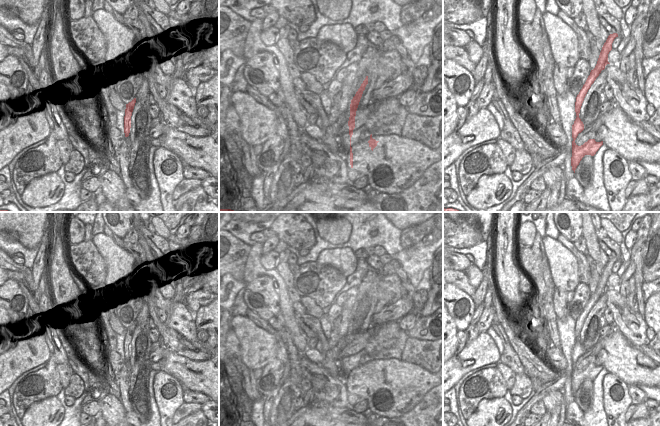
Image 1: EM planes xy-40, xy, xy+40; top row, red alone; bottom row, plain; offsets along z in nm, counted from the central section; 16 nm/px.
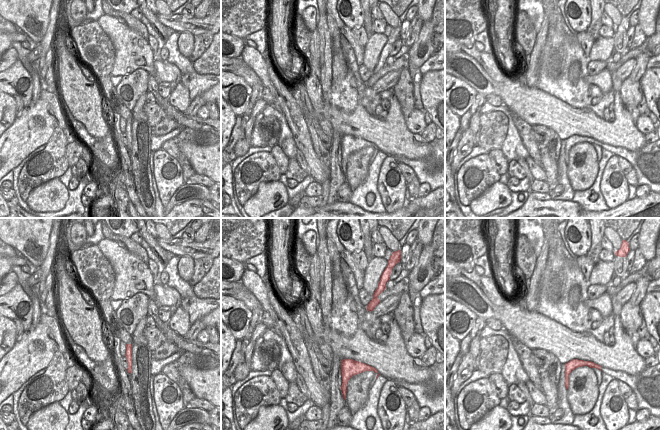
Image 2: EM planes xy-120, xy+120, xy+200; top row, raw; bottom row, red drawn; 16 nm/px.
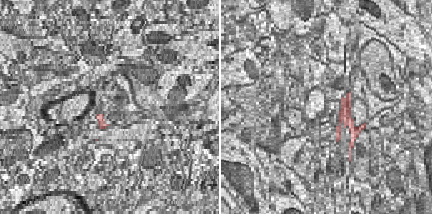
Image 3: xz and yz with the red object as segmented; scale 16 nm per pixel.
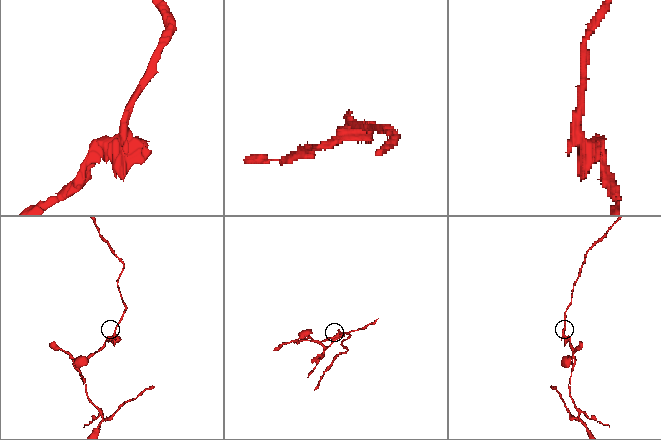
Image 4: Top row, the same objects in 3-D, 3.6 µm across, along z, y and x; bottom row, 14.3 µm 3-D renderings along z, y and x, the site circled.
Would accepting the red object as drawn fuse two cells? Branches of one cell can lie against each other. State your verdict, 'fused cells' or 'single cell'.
fused cells

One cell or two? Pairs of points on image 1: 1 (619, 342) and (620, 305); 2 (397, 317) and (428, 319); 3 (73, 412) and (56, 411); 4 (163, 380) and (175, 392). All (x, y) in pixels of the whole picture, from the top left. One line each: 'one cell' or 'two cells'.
1: two cells
2: two cells
3: two cells
4: one cell

